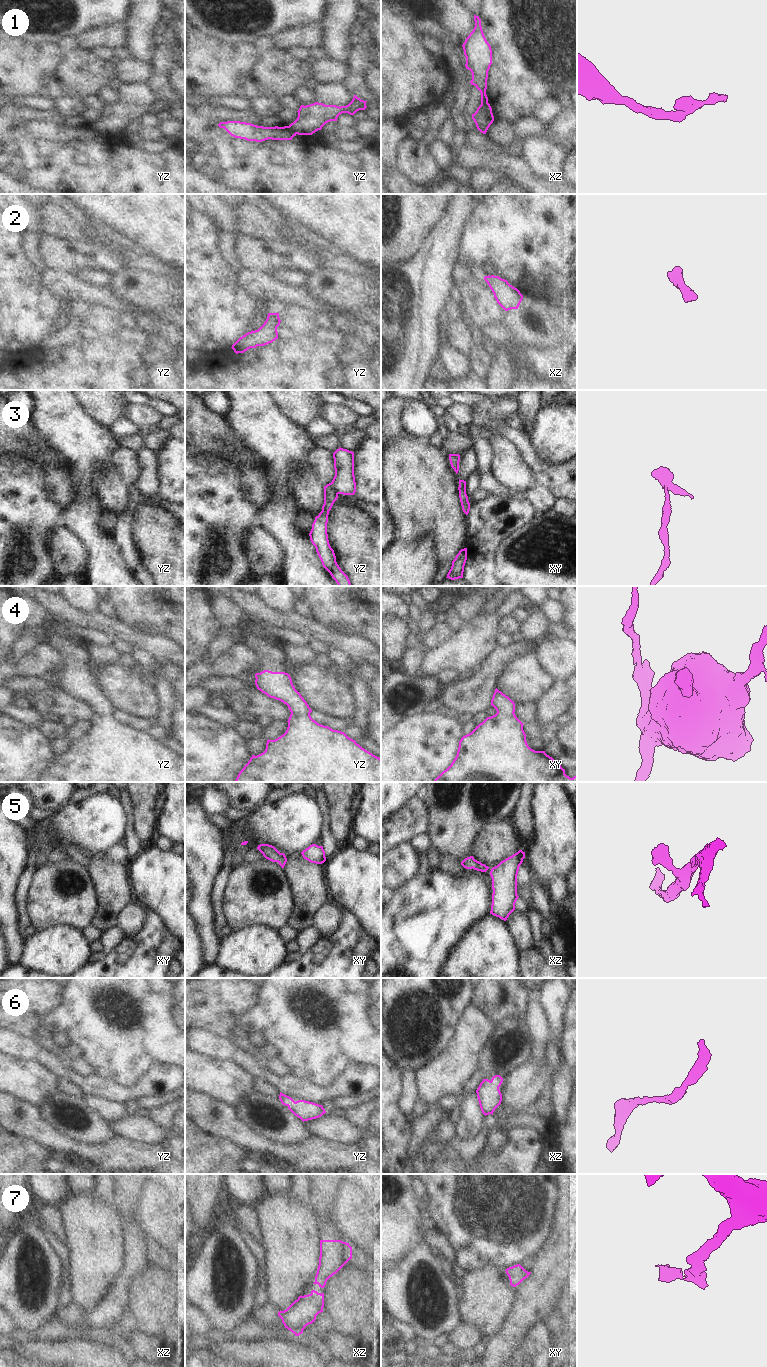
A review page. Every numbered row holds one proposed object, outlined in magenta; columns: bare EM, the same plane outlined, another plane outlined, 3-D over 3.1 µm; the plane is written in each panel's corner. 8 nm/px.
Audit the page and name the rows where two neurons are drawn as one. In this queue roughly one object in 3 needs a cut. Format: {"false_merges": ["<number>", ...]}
{"false_merges": ["1"]}

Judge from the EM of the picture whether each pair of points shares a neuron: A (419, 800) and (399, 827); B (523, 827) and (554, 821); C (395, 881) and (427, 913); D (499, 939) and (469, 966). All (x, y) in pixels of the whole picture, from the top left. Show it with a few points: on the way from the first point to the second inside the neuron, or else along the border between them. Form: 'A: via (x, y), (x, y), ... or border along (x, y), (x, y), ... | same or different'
A: via (417, 807), (406, 820) | same
B: border along (533, 802), (535, 840), (531, 845) | different
C: border along (419, 872), (395, 890) | different
D: via (492, 946), (476, 962) | same

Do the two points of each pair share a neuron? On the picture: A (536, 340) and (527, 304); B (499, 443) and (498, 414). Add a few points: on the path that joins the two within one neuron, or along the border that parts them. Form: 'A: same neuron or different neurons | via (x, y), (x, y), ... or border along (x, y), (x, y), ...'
A: same neuron | via (531, 331), (523, 322), (522, 317), (524, 313)
B: same neuron | via (495, 436), (493, 421)

